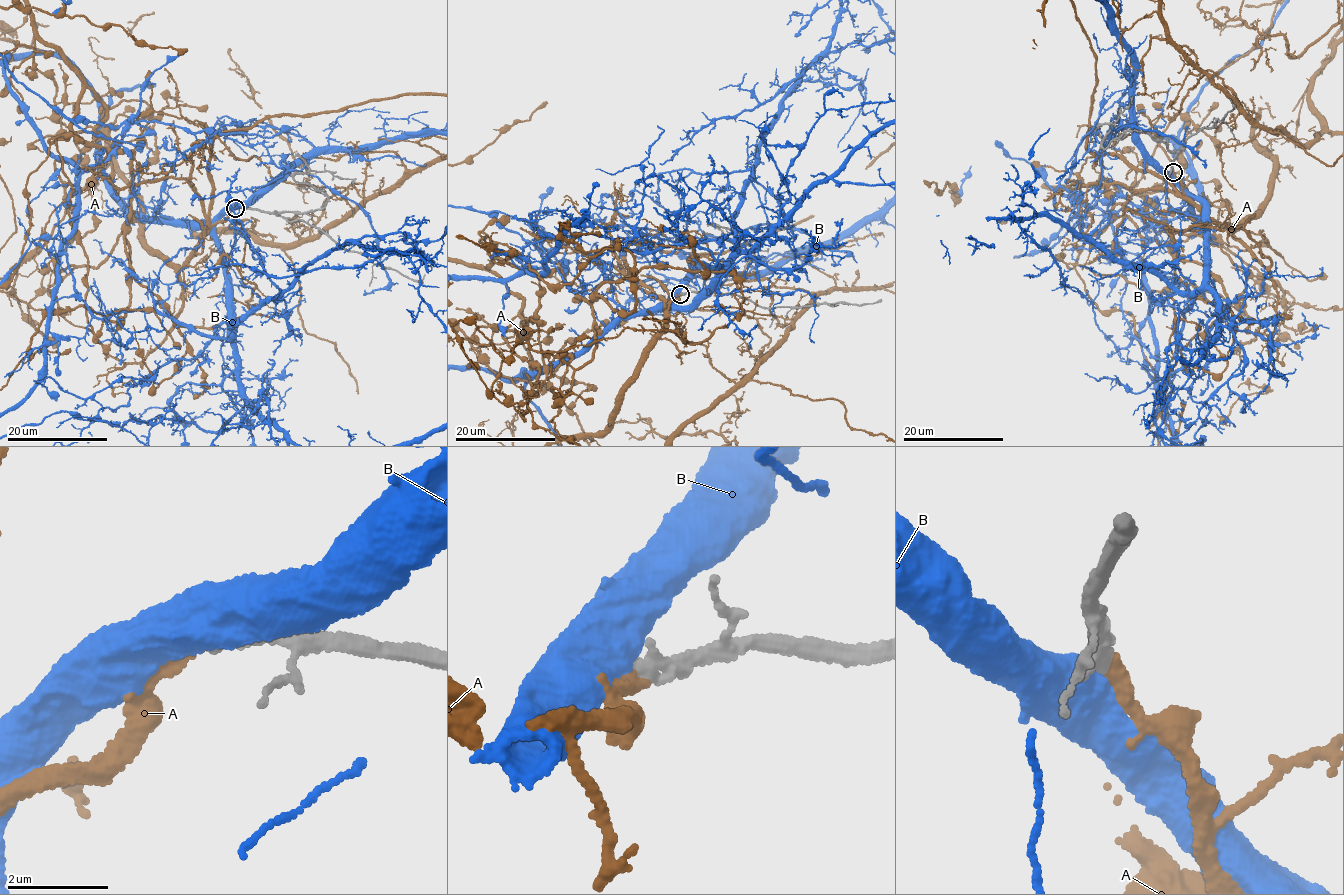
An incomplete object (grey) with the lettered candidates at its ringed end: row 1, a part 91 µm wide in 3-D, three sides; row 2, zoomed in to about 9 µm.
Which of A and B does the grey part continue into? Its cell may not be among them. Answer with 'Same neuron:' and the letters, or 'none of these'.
Same neuron: A

